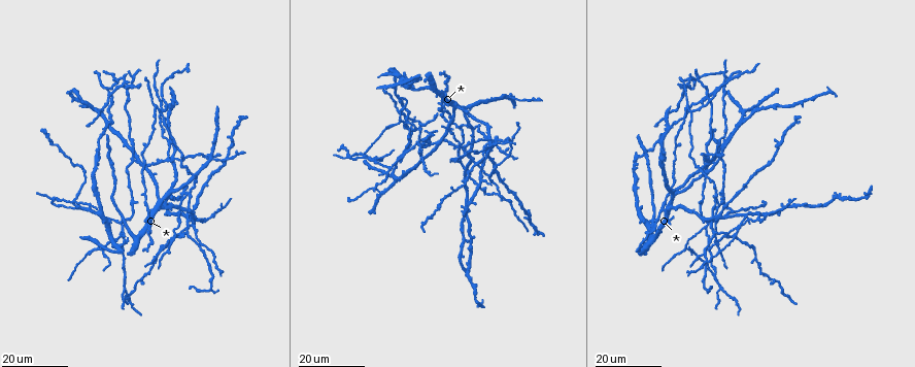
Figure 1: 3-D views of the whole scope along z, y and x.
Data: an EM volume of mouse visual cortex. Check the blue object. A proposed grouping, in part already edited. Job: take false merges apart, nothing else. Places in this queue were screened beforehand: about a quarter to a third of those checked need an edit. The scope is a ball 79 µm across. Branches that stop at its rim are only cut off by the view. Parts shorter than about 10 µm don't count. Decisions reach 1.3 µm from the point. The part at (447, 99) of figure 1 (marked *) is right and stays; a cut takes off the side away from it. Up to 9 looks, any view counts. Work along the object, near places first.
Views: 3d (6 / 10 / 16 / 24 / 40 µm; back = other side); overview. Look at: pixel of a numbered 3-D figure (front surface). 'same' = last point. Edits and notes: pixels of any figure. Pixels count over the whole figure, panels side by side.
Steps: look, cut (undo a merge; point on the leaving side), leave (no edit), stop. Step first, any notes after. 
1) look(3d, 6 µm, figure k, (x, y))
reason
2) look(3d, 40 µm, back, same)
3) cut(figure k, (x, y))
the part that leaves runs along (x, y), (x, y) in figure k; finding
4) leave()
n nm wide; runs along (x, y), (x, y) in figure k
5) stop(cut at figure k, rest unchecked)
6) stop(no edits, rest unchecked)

look(3d, 16 µm, figure 1, (368, 158))
four-way junction

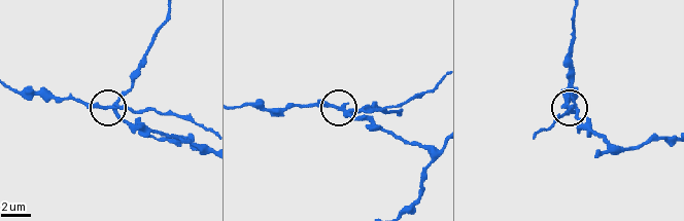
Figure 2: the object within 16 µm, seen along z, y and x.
look(3d, 10 µm, figure 2, (342, 109))
zoom in

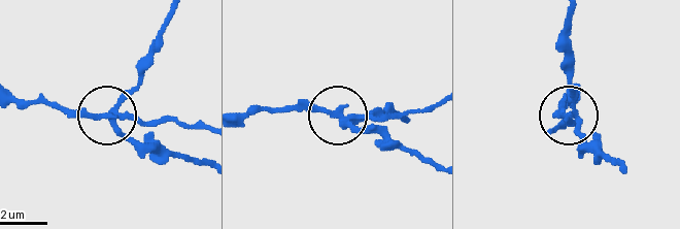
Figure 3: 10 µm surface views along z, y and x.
cut(figure 3, (135, 90))
230 nm wide; the part that leaves runs along (578, 113), (572, 97), (572, 21) in figure 3; a second neuron is stuck on

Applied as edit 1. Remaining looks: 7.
look(overview)
see it whole again

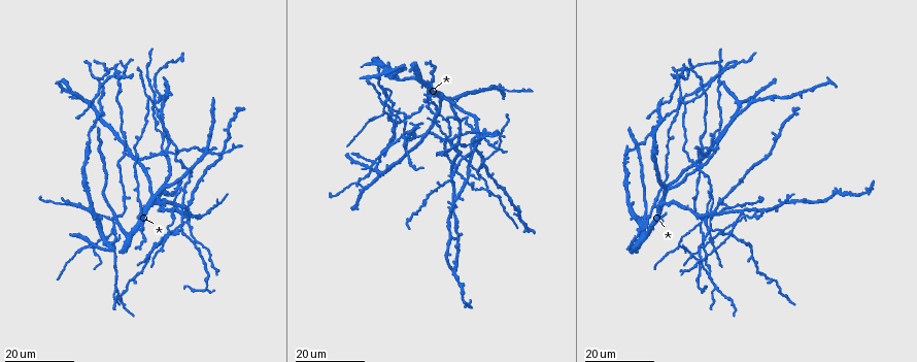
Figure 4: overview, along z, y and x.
look(3d, 16 µm, figure 4, (111, 219))

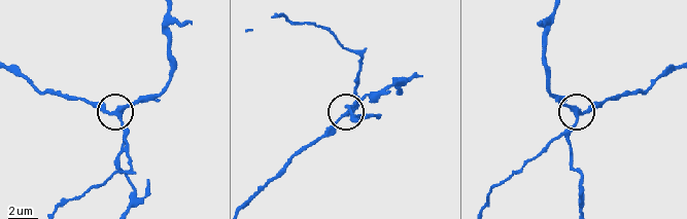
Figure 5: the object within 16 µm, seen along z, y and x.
look(3d, 10 µm, figure 5, (576, 117))

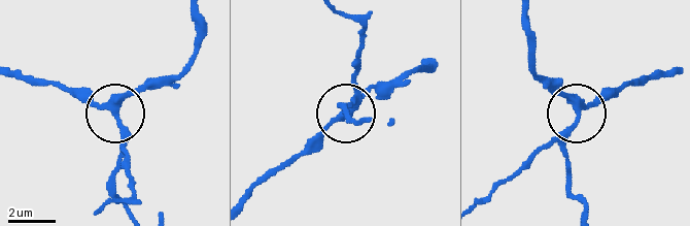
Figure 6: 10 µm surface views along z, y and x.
leave()
runs along (193, 19), (187, 66), (140, 88), (114, 111), (65, 86) in figure 6; continuous, no second neuron

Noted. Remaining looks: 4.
look(3d, 24 µm, figure 4, (176, 232))
looks like a crossing

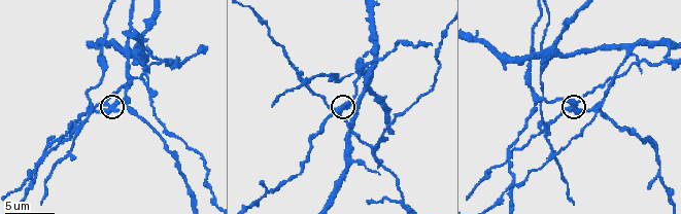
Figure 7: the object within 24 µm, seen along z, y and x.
look(3d, 10 µm, figure 7, (341, 107))

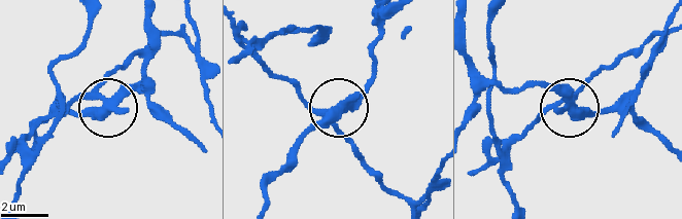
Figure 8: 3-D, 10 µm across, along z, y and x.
look(3d, 6 µm, figure 8, (576, 107))

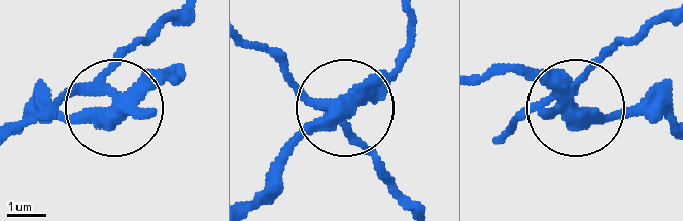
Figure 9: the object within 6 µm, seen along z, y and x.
cut(figure 9, (124, 54))
side arm 35 µm; the part that leaves runs along (123, 98), (109, 71), (175, 12) in figure 9; two neurons meet here

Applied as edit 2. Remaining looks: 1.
stop(cut at figure 3, cut at figure 9, rest unchecked)

